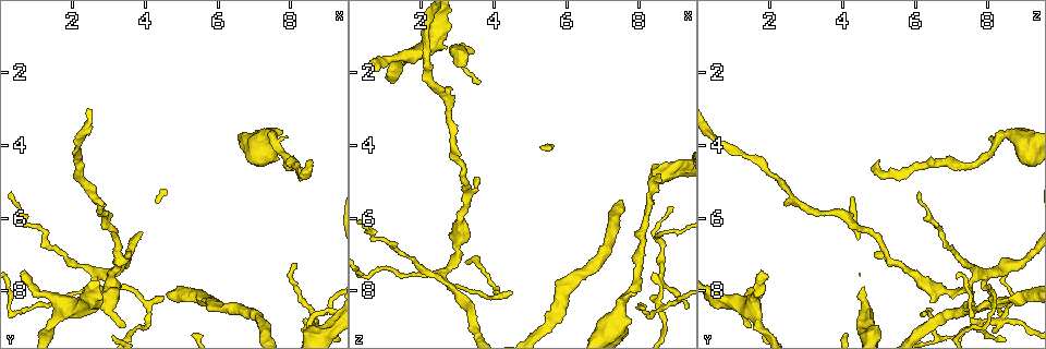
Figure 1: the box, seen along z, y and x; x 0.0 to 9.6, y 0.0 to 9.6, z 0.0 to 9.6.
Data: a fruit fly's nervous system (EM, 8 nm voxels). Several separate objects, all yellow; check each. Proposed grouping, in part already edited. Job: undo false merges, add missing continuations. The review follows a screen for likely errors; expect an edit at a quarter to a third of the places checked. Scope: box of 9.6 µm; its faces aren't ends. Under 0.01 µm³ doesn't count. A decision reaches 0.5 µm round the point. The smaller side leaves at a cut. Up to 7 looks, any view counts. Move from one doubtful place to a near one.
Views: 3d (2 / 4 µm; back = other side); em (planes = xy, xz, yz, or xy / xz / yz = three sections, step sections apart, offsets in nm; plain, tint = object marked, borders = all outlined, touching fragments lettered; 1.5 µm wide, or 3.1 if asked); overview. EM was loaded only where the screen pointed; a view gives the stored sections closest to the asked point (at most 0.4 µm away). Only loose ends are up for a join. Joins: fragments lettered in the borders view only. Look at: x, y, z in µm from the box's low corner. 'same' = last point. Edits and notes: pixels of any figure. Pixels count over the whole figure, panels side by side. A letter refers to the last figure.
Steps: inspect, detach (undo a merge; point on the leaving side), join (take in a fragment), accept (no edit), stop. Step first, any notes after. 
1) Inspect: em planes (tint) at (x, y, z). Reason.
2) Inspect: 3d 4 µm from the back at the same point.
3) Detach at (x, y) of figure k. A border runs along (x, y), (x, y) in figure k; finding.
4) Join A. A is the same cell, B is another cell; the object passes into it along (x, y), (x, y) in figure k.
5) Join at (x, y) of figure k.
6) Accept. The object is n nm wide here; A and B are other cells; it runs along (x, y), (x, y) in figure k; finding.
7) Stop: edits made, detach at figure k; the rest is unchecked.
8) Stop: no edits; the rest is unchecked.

Inspect: em xz step 4 (borders) at (2.30, 8.45, 1.30). Four or more arms meet.

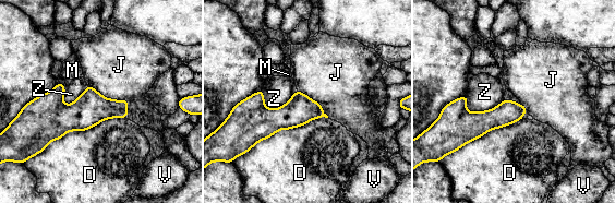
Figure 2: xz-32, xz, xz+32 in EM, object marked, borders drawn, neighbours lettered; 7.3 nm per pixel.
Inspect: em planes (borders) at the same point.

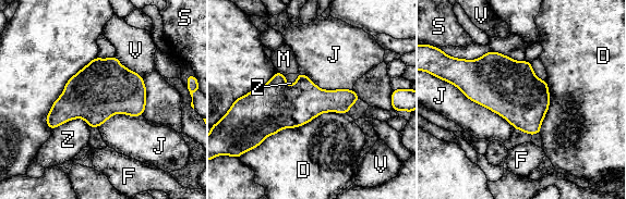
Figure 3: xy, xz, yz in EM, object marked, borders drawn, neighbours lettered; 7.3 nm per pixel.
Accept. The longest contact is with D, 700 nm; D, F, J, M, S, V and Z are other cells; a border runs along (447, 82), (502, 115), (515, 128) in figure 3; one neuron here.

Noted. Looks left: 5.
Inspect: em planes (borders) at (3.60, 6.95, 4.90).

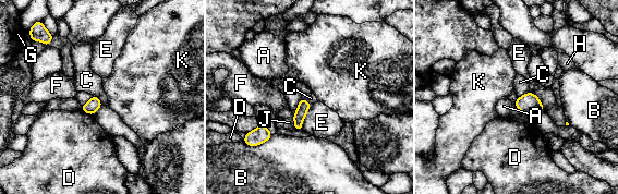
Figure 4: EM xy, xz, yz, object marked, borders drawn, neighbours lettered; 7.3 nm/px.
Accept. The object is 90 nm wide here; A, B, C, D, E, F, G, H, J and K are other cells; a border runs along (93, 95), (102, 104) in figure 4; no lettered fragment goes on from it.

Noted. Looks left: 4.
Inspect: em planes (borders) at (8.20, 7.25, 8.55). Branch stops here.

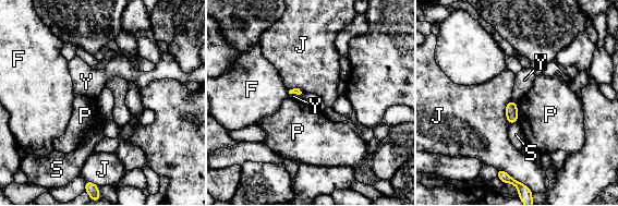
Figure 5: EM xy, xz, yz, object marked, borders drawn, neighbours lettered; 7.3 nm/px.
Accept. F, J, P, S and Y are other cells; a border runs along (517, 107), (518, 121) in figure 5; none of them fits.

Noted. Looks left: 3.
Stop: no edits; the rest is unchecked.

